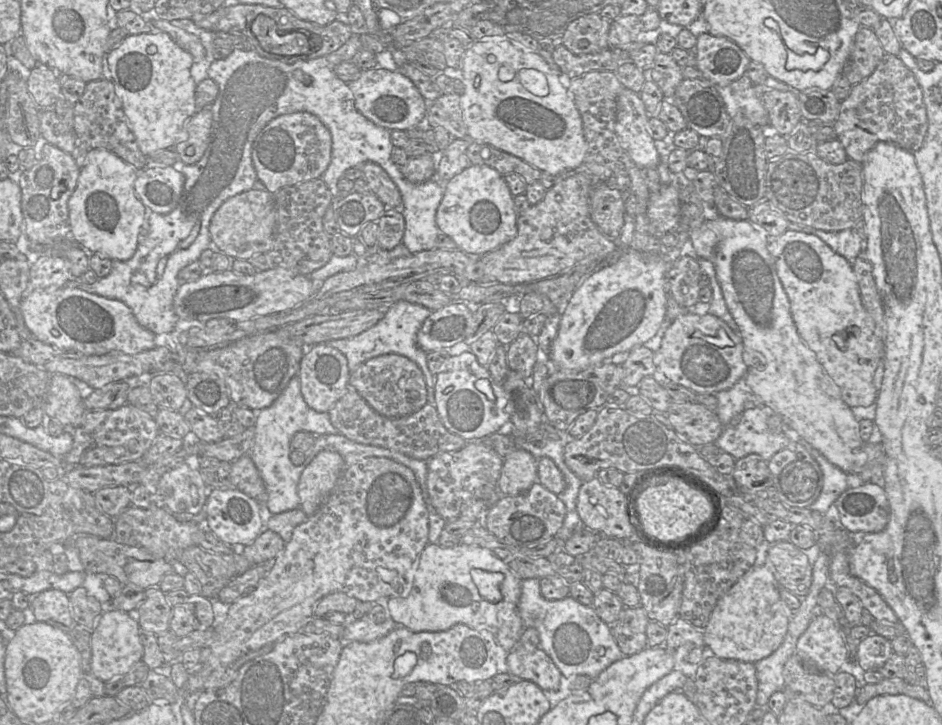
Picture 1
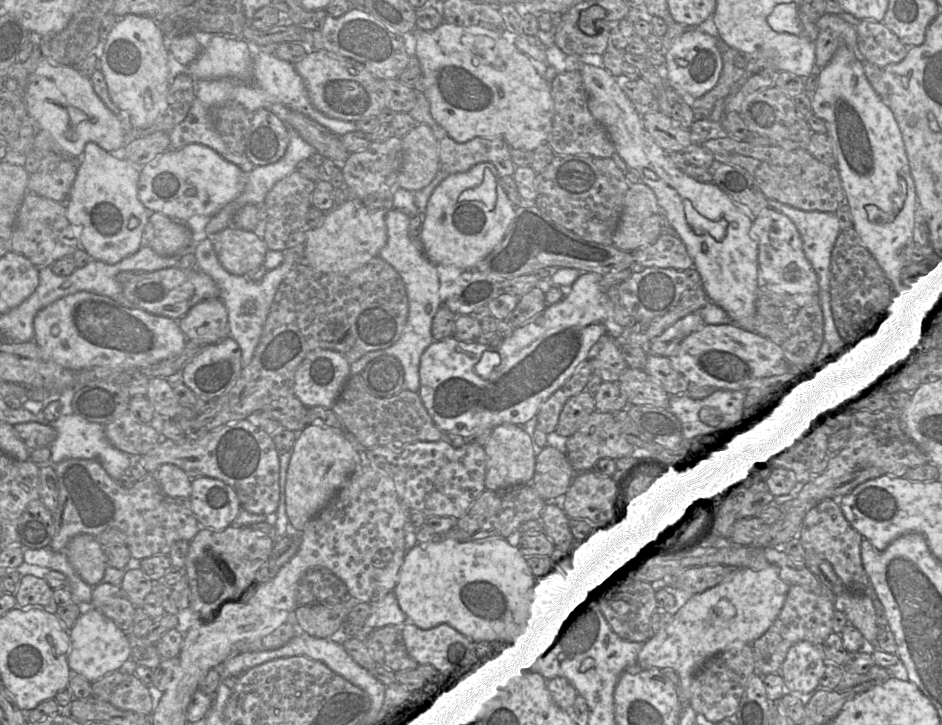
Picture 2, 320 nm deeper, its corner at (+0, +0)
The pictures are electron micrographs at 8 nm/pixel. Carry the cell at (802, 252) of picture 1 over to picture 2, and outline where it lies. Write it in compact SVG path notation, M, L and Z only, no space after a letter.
M767 207L753 219L752 237L758 244L760 280L767 284L771 292L784 292L788 295L818 295L817 275L805 257L801 236L790 218Z

